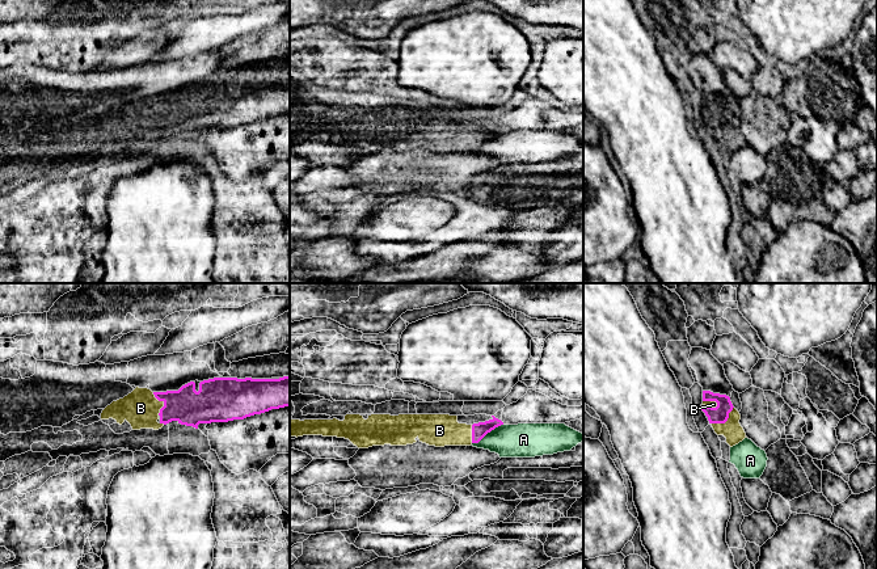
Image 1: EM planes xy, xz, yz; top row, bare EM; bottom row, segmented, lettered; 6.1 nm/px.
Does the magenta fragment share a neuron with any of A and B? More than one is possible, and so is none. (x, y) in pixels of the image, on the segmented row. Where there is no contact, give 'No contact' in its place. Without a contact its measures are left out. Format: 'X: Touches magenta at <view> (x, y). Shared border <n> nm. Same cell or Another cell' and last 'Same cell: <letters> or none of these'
A: Touches magenta at xz (487, 433). Shared border 220 nm. Another cell
B: Touches magenta at yz (725, 421). Shared border 180 nm. Same cell
Same cell: B

